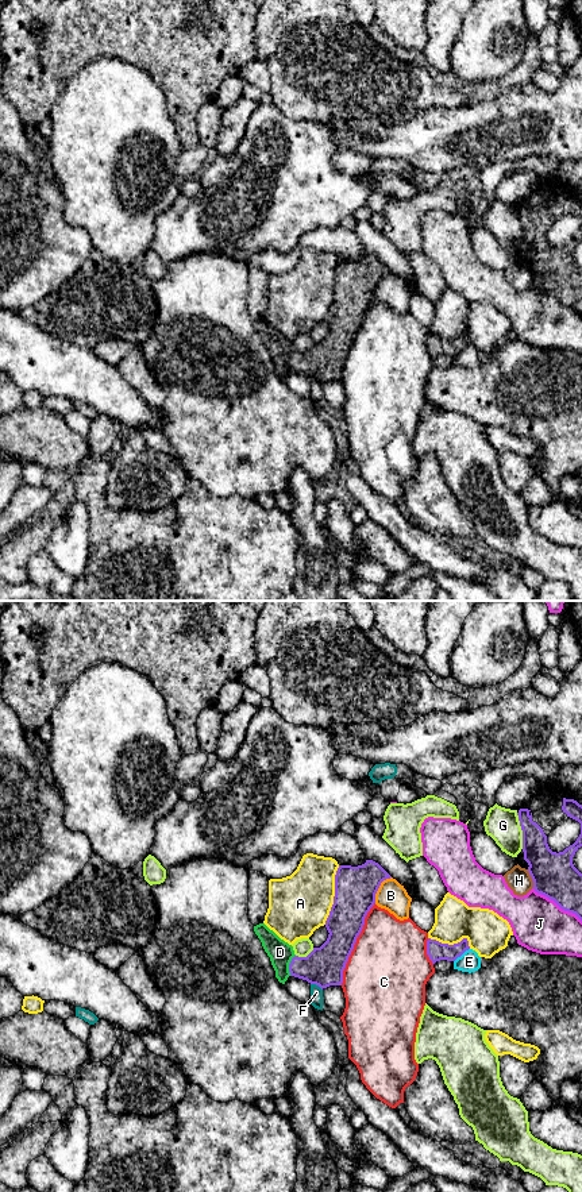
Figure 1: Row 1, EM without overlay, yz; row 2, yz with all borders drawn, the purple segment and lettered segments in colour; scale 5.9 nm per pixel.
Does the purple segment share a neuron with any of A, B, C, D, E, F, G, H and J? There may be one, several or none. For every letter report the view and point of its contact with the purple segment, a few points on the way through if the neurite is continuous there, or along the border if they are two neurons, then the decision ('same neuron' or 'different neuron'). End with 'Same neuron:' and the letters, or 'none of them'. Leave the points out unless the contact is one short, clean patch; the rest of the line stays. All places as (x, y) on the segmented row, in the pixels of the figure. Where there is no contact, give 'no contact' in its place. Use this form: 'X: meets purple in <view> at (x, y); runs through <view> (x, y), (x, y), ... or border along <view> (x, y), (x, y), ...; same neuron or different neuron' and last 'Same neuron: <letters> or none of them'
A: meets purple in yz at (335, 895); different neuron
B: meets purple in yz at (378, 887); different neuron
C: meets purple in yz at (354, 944); different neuron
D: meets purple in yz at (289, 965); different neuron
E: meets purple in yz at (461, 955); different neuron
F: meets purple in yz at (316, 984); different neuron
G: meets purple in yz at (521, 829); different neuron
H: meets purple in yz at (532, 879); different neuron
J: meets purple in yz at (557, 903); different neuron
Same neuron: none of them

